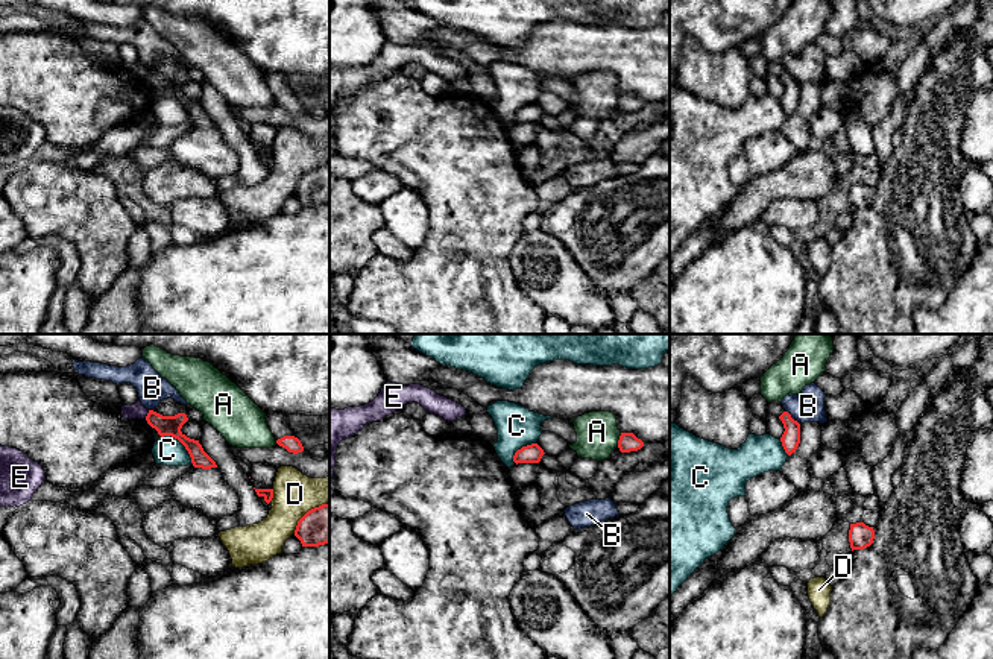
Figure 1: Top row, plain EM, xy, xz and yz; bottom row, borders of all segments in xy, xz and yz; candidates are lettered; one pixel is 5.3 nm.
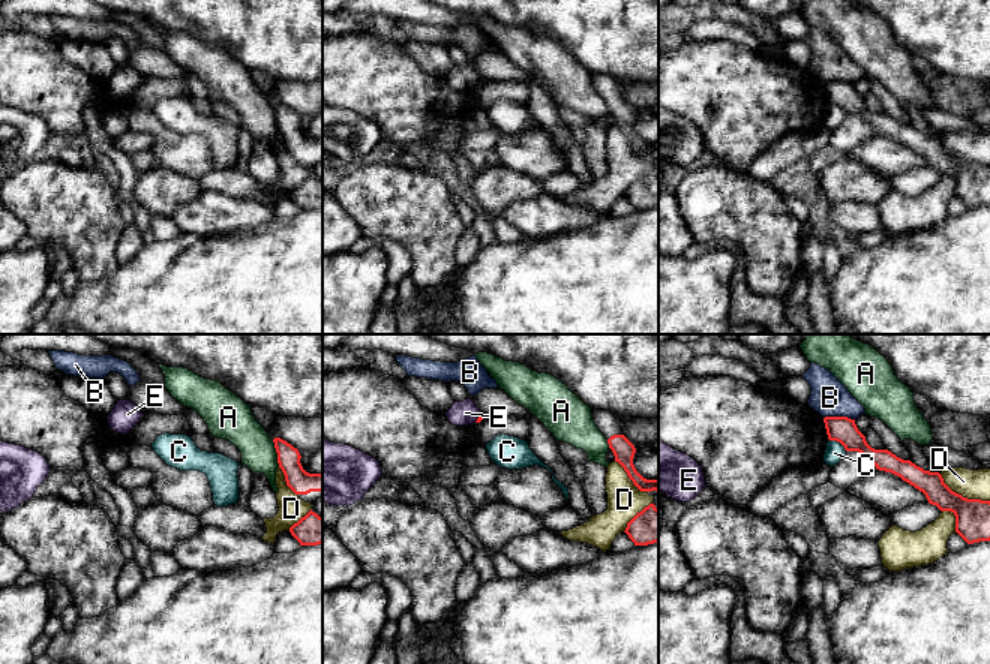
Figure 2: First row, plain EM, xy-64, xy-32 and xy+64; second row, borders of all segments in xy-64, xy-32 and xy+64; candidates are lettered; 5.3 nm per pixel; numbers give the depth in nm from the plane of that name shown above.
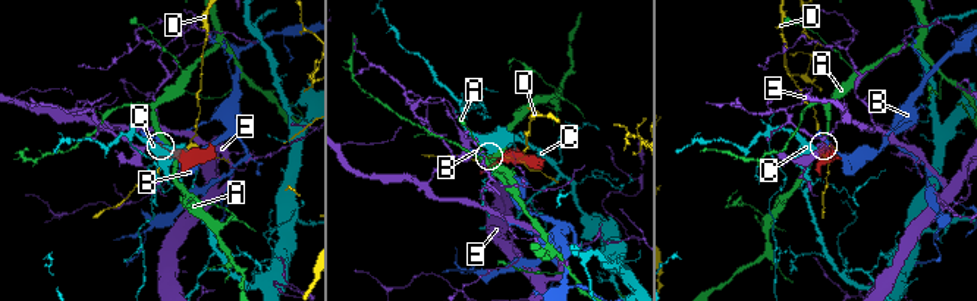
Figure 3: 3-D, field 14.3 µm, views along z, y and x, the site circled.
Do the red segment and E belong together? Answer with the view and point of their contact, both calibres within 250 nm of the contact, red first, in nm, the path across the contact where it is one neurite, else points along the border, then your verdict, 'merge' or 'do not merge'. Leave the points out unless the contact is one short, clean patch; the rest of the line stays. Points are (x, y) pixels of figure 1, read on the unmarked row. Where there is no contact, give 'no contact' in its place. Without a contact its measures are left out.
meets red in xy at (148, 73); 110 nm thick on the red side, 80 nm on the other; border along xy (149, 70), (145, 76); do not merge

